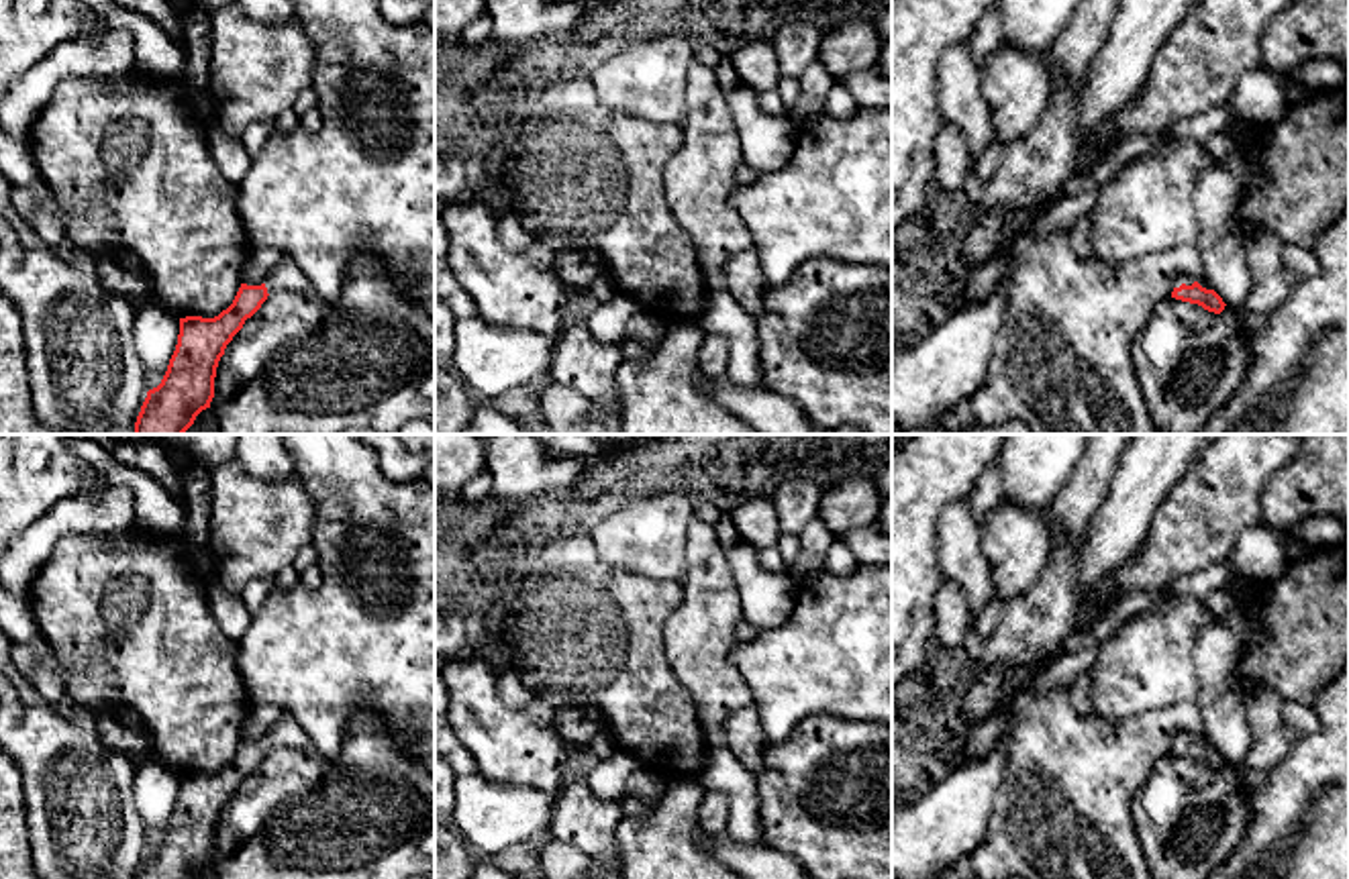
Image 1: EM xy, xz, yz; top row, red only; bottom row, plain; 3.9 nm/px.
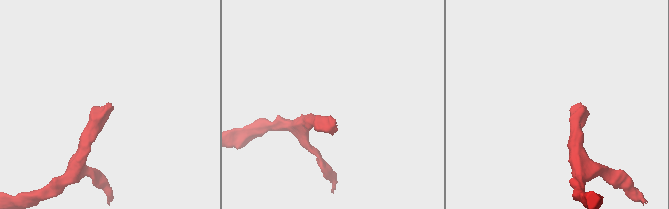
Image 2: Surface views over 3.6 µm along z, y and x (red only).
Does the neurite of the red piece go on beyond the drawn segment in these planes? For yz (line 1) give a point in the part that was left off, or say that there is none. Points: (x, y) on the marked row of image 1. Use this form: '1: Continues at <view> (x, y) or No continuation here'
1: Continues at yz (1188, 280)

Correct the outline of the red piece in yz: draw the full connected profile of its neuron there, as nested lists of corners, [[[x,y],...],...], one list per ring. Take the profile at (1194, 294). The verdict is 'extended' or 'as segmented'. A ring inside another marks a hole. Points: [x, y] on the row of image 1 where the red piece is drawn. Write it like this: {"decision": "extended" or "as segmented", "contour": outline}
{"decision": "extended", "contour": [[[1180,275],[1173,283],[1171,298],[1198,304],[1214,314],[1220,314],[1227,306],[1202,275],[1200,277]]]}

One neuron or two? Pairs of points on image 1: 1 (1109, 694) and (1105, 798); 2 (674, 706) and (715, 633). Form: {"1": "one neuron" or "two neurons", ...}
{"1": "two neurons", "2": "two neurons"}

